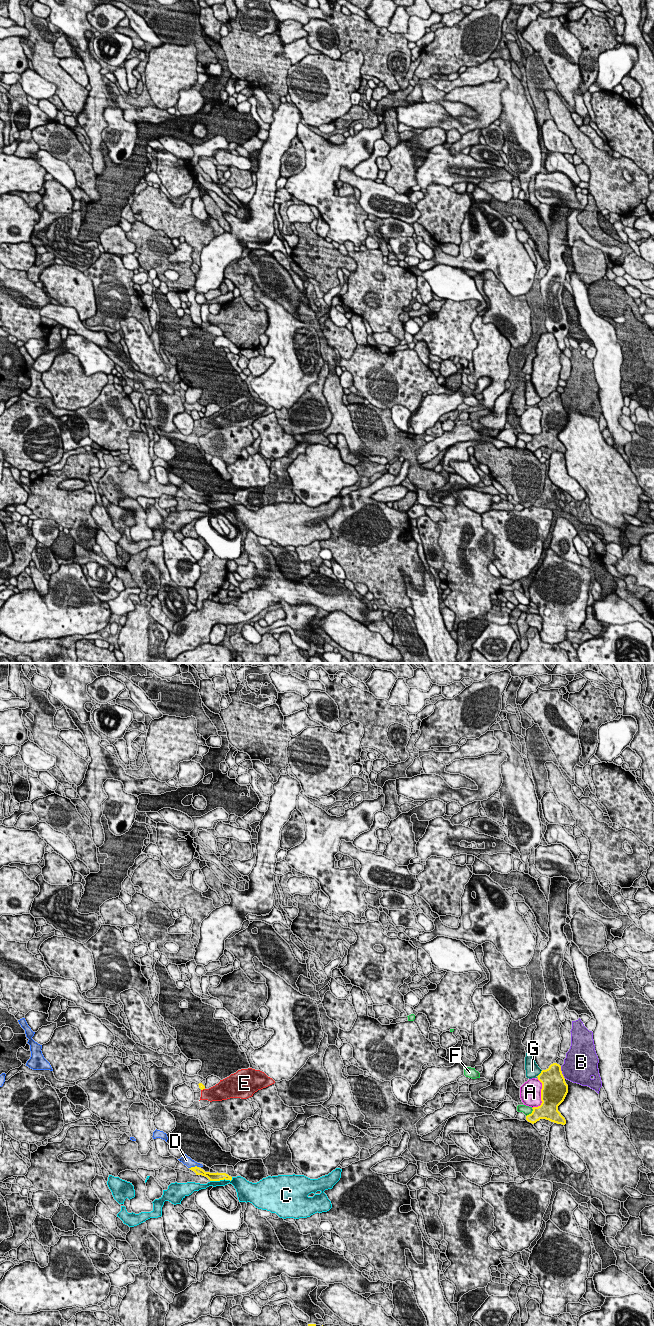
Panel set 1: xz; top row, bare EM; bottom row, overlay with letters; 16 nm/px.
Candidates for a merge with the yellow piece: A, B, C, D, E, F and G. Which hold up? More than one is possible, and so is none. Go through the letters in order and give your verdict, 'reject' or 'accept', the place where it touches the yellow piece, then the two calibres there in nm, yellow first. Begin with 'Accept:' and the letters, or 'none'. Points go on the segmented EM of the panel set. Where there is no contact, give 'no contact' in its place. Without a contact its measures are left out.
Accept: D
A: reject; contact xz (541, 1096); calibres 420 and 360 nm
B: reject; contact xz (561, 1072); calibres 380 and 440 nm
C: reject; contact xz (221, 1179); calibres 130 and 160 nm
D: accept; contact xz (193, 1167); calibres 120 and 140 nm
E: reject; contact xz (202, 1089); calibres 90 and 260 nm
F: reject; contact xz (531, 1113); calibres 280 and 140 nm
G: reject; contact xz (540, 1073); calibres 380 and 220 nm

